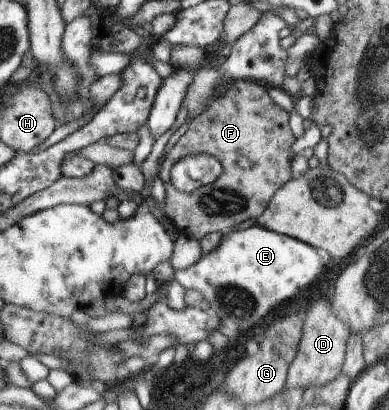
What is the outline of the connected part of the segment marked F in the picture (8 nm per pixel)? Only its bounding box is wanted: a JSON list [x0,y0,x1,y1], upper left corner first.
[158,81,296,241]

